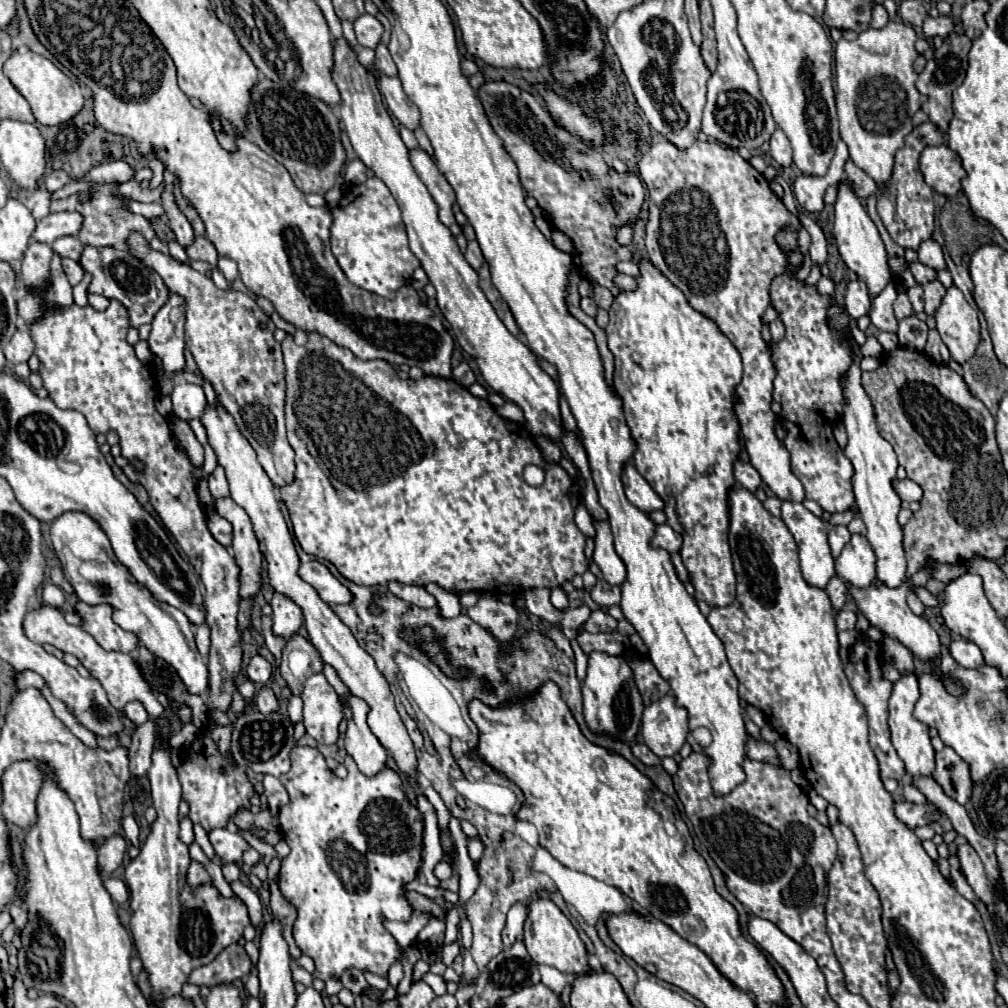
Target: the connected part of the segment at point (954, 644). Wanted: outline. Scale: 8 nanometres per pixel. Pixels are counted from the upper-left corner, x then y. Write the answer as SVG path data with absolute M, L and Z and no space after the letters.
M964 638L952 640L948 650L950 650L952 658L964 668L978 668L984 664L984 656L982 656L980 648L970 640L964 640Z

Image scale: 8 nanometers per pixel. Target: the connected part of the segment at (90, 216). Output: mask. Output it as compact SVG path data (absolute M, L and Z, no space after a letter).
M102 184L100 188L94 188L90 190L92 194L92 200L88 200L86 204L80 202L80 196L82 194L74 194L66 200L52 200L50 204L50 212L62 212L62 210L78 210L82 216L84 216L84 224L82 224L82 230L80 230L80 240L84 244L90 244L90 246L112 246L112 248L118 248L118 250L128 250L126 246L126 238L130 234L130 230L138 230L140 234L144 234L144 238L152 240L154 238L154 230L150 228L150 222L144 218L144 216L138 216L138 214L132 214L128 212L118 200L112 198L114 194L114 186L110 184Z

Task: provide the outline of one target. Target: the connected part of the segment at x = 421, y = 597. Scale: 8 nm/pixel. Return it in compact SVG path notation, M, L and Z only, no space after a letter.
M388 582L388 588L394 596L412 602L420 608L432 608L436 606L436 598L432 594L426 592L426 588L422 586L410 586L410 584L402 584L402 582Z

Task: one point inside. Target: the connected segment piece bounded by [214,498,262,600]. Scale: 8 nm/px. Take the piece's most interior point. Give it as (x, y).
(245, 548)

